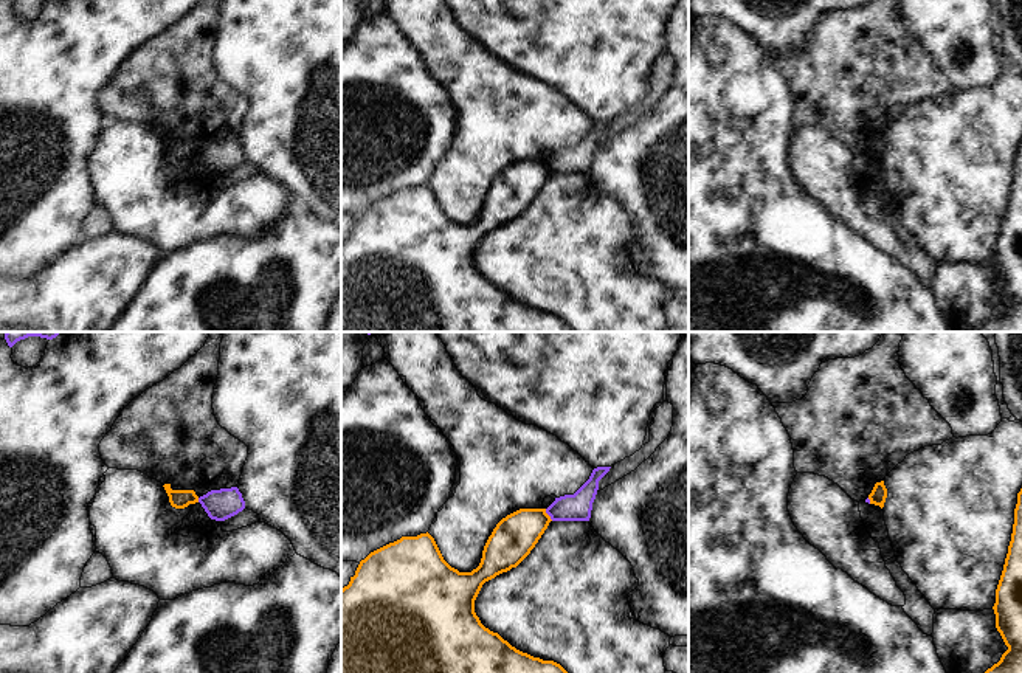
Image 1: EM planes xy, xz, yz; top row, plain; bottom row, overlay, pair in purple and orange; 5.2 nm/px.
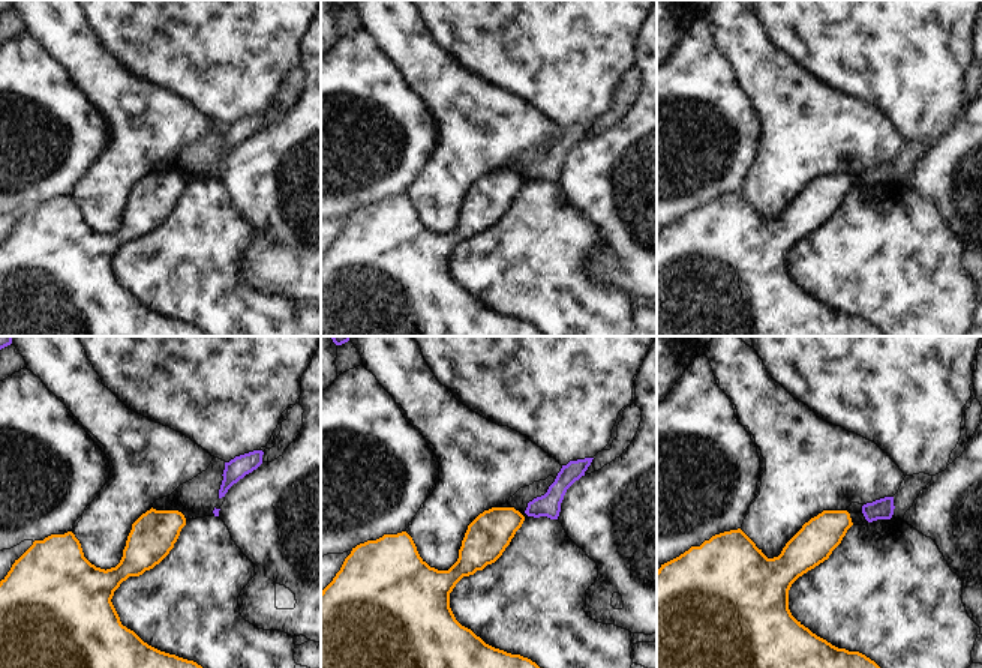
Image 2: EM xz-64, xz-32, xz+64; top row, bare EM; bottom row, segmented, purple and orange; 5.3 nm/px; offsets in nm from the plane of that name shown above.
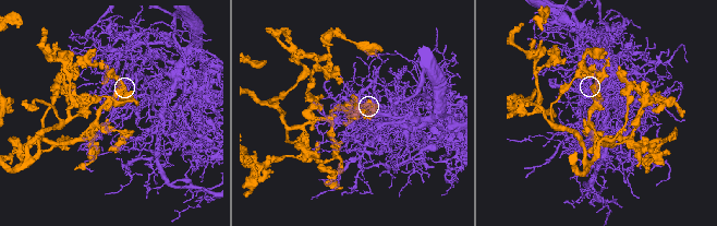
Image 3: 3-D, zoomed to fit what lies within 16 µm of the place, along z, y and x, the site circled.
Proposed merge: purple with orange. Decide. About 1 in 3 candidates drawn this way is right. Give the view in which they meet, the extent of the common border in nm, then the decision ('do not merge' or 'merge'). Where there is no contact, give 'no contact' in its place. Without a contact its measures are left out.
xz | 80 nm | do not merge

